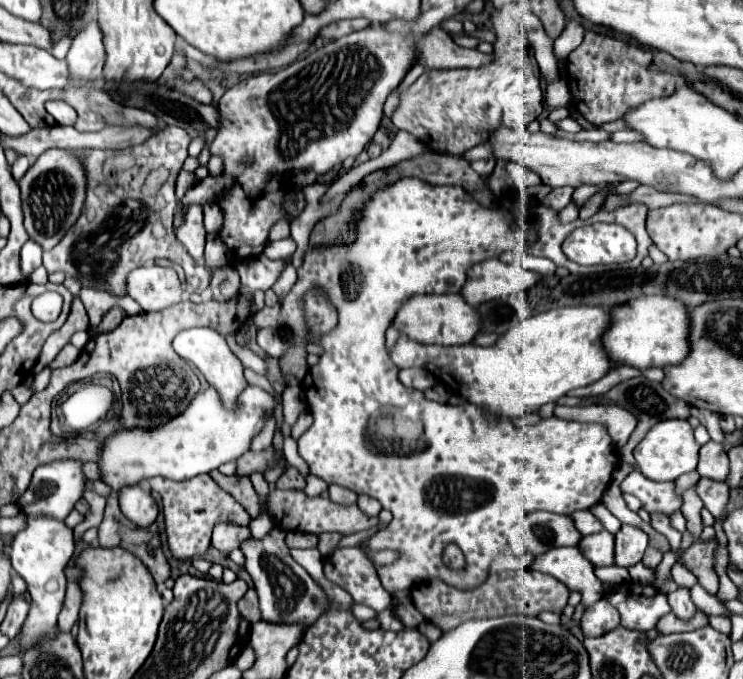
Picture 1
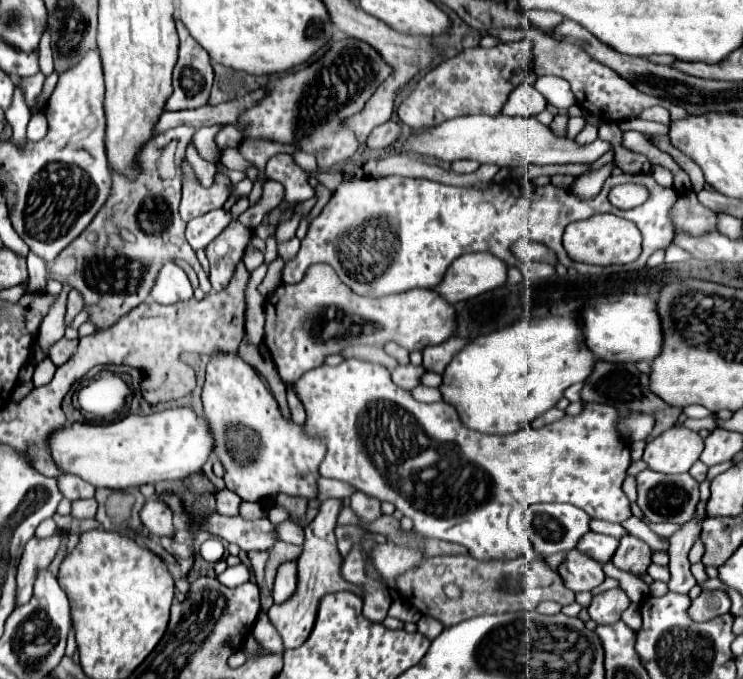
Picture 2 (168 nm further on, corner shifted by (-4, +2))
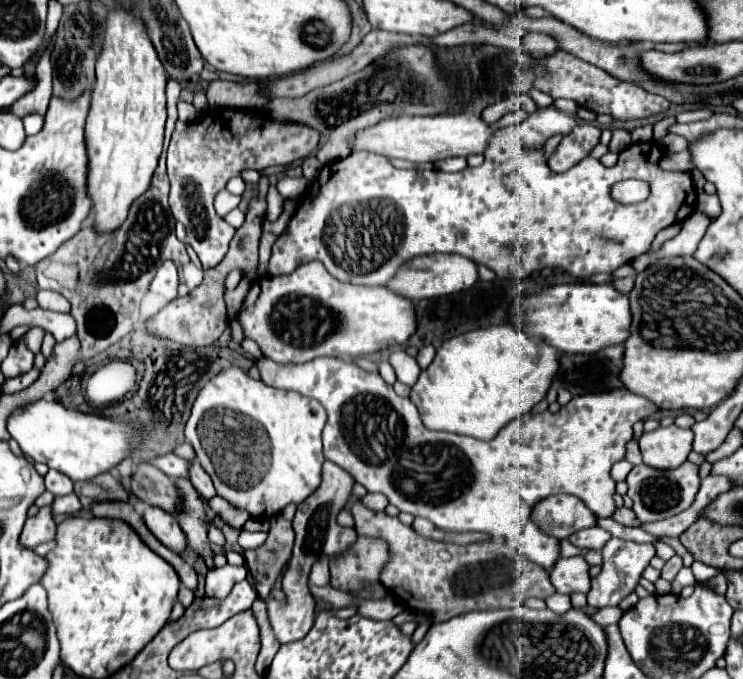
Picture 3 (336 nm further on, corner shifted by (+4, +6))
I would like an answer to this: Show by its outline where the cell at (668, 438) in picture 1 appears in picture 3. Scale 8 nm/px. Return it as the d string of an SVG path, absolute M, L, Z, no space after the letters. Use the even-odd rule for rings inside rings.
M677 425L659 427L651 433L643 433L639 439L639 449L643 463L655 469L675 469L687 461L693 445L693 431L681 429Z

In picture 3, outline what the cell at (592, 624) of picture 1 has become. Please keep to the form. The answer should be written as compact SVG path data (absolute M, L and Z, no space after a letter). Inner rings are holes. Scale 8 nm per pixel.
M611 537L601 553L603 553L601 573L591 581L591 589L587 593L589 607L593 607L593 609L619 605L625 599L625 595L629 595L637 587L643 569L649 565L651 557L655 555L655 547L651 543L631 543L625 539ZM625 587L627 587L627 591L625 591Z

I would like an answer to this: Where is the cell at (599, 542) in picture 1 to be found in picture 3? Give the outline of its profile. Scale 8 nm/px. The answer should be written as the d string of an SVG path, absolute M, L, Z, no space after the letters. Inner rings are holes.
M597 525L595 527L587 527L587 529L581 529L579 533L573 533L569 537L569 541L579 547L579 549L603 549L603 545L611 539L611 535L603 529L599 529Z

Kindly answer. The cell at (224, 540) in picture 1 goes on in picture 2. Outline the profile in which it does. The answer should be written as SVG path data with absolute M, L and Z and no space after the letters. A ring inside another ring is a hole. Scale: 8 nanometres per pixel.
M219 489L215 493L215 501L217 501L217 511L221 515L239 515L239 495L233 495L229 489Z

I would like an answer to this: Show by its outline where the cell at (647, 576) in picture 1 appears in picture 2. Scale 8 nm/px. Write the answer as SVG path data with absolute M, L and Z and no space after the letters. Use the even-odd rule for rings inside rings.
M651 563L649 569L647 569L647 573L649 573L655 581L663 581L663 583L669 581L669 569L667 569L667 567L661 567L661 565Z

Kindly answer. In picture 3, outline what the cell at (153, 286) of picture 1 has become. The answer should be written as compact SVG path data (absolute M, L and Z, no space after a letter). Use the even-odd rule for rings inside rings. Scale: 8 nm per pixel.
M165 261L155 279L151 281L151 291L165 297L167 301L177 297L177 287L179 287L179 277L177 277L177 267L171 261Z

